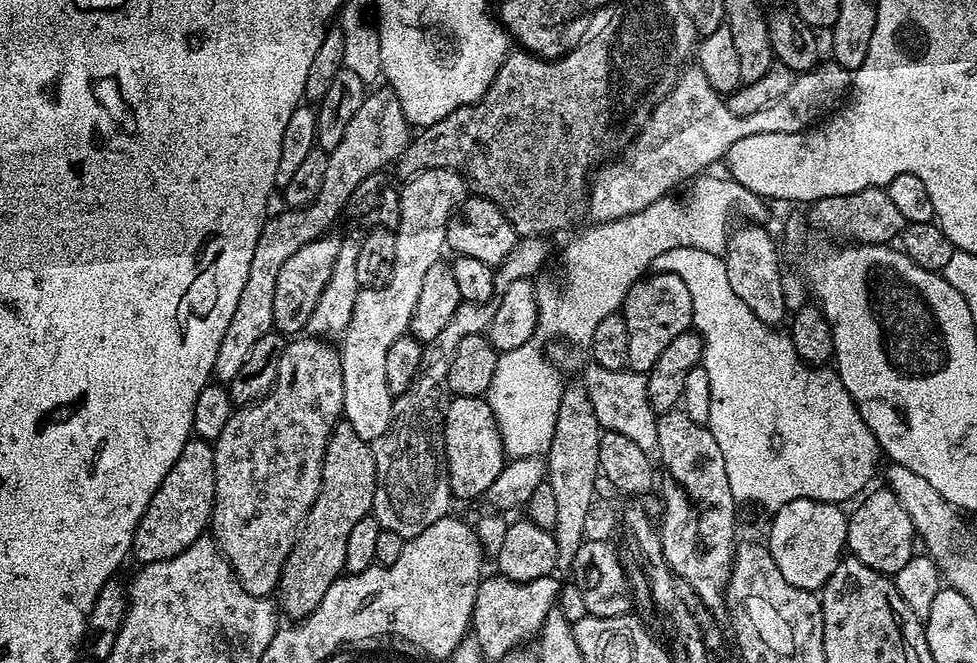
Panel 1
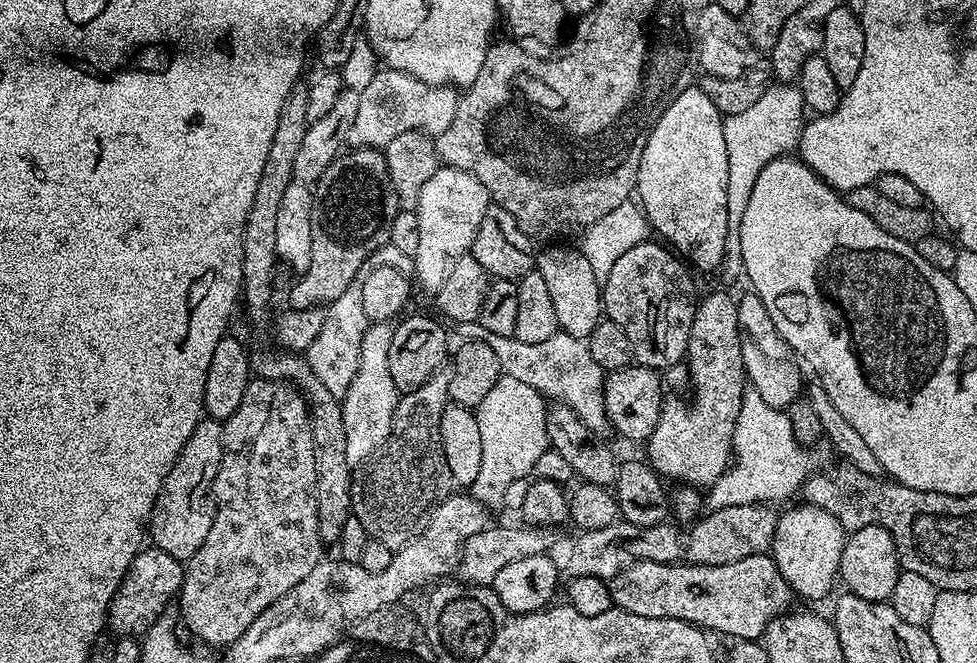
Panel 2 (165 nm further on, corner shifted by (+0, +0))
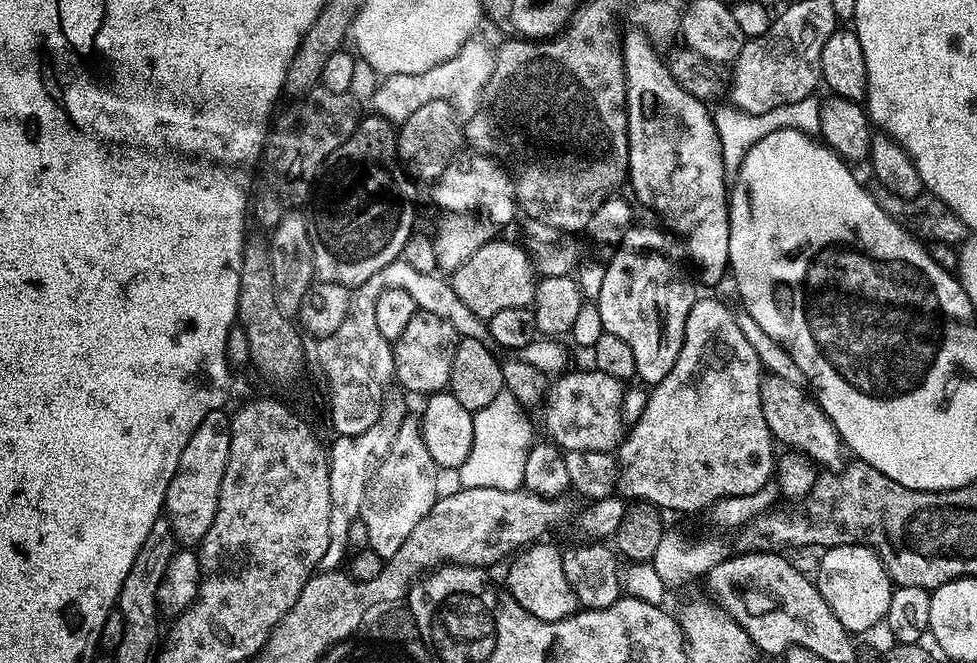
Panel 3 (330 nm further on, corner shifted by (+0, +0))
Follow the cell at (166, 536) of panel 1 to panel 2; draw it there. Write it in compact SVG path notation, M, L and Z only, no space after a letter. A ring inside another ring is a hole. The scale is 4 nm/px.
M202 418L194 426L194 434L186 442L182 454L174 462L162 490L154 502L150 521L150 540L155 547L166 550L175 560L186 562L206 542L210 526L214 522L216 506L211 497L214 478L222 462L222 434L224 425L221 421Z

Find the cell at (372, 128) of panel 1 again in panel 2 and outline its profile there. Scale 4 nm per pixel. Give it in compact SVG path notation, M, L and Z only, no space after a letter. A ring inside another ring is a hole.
M385 67L376 71L370 86L359 92L358 115L350 126L348 144L352 148L385 149L398 134L406 131L422 131L439 134L454 122L457 93L451 87L427 84L396 68Z

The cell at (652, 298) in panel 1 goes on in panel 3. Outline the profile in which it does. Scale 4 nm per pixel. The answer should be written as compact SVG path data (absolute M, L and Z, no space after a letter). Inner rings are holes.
M629 227L619 244L615 245L613 252L616 253L604 268L600 293L594 297L594 303L601 315L604 330L614 334L614 338L622 338L622 342L630 346L634 353L636 376L645 385L655 386L662 382L662 378L666 378L666 374L670 374L670 370L674 370L674 362L678 362L678 350L682 350L686 330L686 314L690 314L690 306L694 306L698 299L698 291L697 285L692 285L687 274L664 253L663 234L656 228L636 227Z

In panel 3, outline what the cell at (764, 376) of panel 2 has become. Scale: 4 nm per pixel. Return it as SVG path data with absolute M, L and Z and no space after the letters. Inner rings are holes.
M768 374L760 381L760 393L762 414L766 418L766 426L772 431L773 441L780 443L781 440L785 449L799 453L821 469L836 470L841 467L842 441L836 433L836 427L801 385Z

